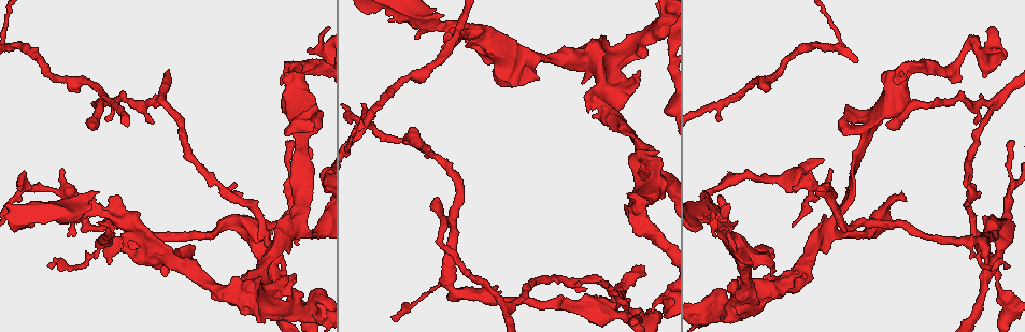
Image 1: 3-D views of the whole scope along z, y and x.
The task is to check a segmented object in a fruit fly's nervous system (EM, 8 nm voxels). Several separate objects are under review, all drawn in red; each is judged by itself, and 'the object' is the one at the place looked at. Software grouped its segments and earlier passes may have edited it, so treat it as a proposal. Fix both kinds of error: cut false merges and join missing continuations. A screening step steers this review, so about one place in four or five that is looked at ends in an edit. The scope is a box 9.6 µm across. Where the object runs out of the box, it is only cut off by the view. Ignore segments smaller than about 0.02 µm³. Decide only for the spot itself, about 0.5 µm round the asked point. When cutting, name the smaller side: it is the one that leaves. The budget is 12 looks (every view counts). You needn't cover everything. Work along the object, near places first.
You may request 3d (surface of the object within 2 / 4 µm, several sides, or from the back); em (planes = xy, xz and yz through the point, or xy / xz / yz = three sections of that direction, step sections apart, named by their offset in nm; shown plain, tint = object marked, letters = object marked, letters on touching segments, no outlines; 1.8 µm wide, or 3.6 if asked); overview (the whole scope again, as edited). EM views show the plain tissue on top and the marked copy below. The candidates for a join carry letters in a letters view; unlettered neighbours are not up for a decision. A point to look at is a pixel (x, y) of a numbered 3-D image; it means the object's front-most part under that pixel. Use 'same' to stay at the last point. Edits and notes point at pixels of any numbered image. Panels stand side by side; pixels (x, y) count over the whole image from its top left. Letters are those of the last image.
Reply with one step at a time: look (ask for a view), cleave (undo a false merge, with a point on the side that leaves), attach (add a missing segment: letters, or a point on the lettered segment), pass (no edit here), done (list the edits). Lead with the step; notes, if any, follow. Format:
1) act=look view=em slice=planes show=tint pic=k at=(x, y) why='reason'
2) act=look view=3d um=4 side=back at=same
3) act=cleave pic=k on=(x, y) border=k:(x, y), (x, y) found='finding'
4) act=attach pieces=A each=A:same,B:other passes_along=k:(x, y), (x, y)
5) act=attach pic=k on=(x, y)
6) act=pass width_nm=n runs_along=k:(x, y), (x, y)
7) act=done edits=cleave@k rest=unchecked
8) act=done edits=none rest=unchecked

act=look view=3d um=2 pic=1 at=(62, 172) why='free end'

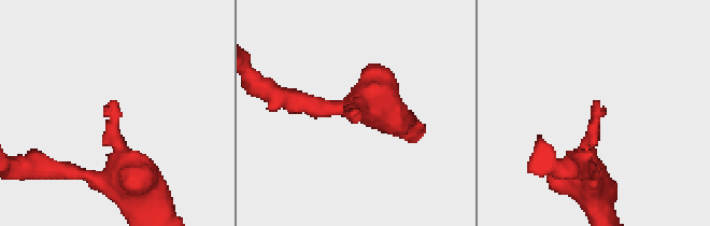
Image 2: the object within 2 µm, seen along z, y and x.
act=look view=em slice=planes show=letters pic=2 at=(355, 110) why='now the EM'

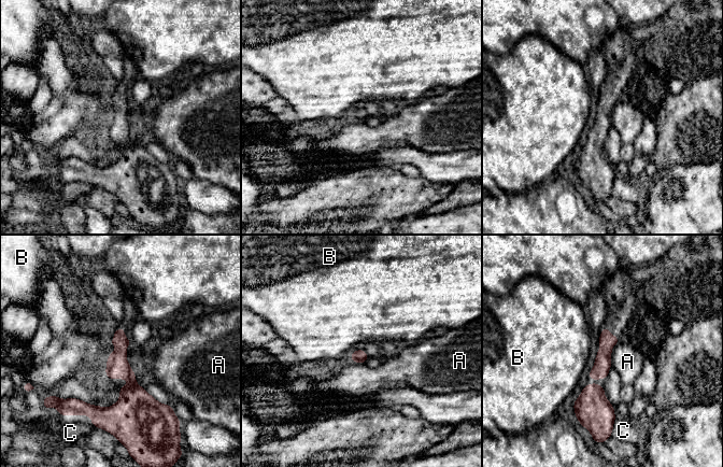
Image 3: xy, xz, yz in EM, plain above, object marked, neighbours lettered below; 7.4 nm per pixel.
act=pass each=A:other,B:other,C:other border=3:(349, 357), (364, 364) found='no lettered segment goes on from it'

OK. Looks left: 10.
act=look view=3d um=2 pic=1 at=(426, 23) why='sharp bend'

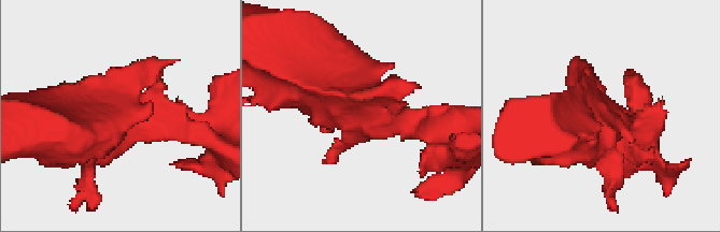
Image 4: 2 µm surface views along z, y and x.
act=look view=em slice=planes show=letters pic=4 at=(356, 108) why='need the tissue'

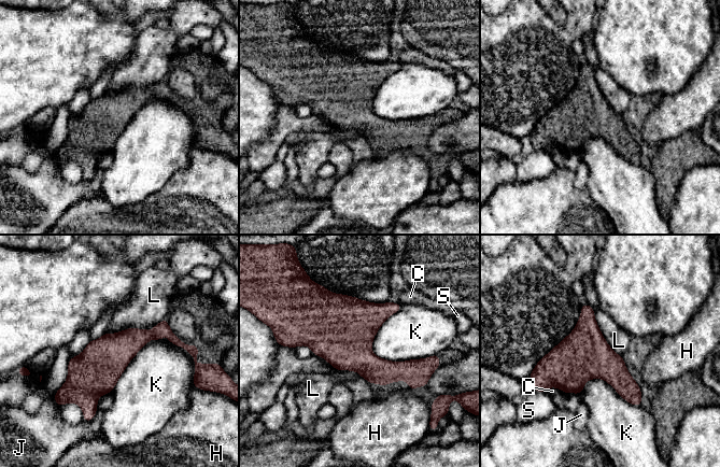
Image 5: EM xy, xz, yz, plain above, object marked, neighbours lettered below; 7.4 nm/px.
act=pass each=C:other,H:other,J:other,K:other,L:other,S:other runs_along=5:(180, 343), (142, 336), (64, 388) found='continuous, no second cell'

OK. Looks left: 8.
act=look view=em slice=xz step=4 show=tint pic=1 at=(819, 236) why='thick turns thin'

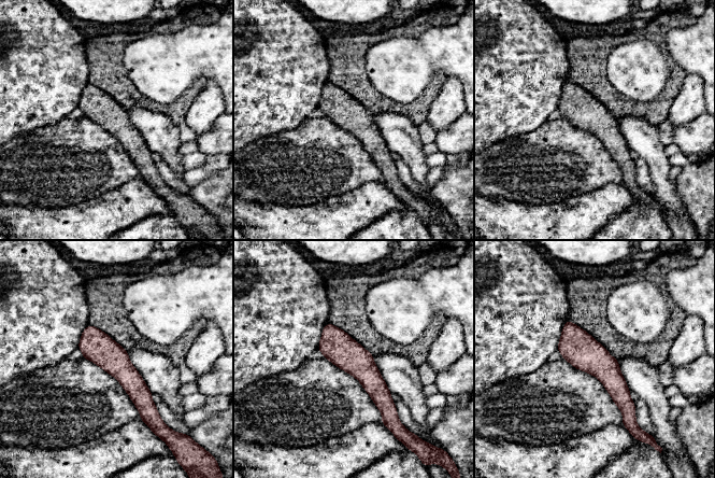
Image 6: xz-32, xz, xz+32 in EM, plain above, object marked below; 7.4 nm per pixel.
act=look view=em slice=planes show=tint at=same why='cut it another way'

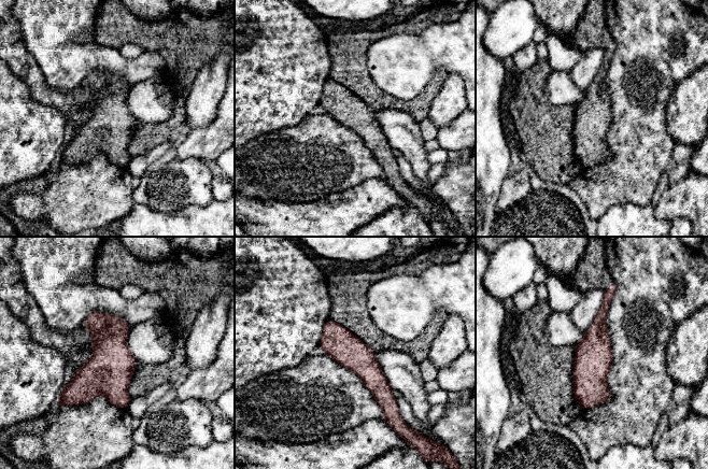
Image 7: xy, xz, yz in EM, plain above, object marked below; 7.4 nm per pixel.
act=look view=em slice=planes show=letters at=same why='what lies round it'

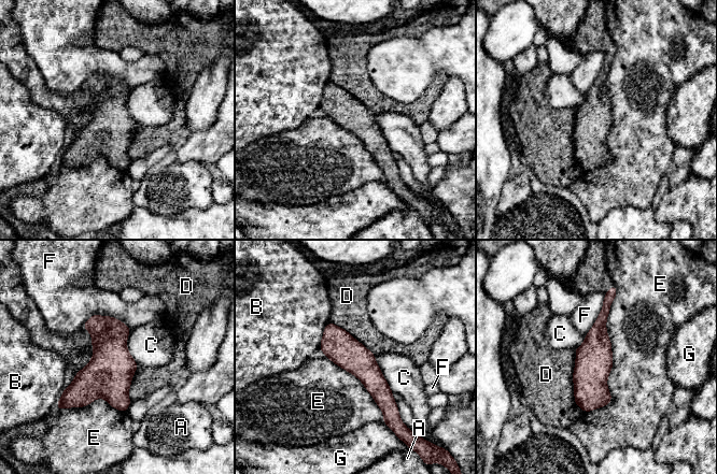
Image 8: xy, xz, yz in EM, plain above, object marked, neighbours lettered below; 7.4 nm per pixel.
act=pass each=A:other,B:other,C:other,D:other,E:other,F:other,G:other found='continuous, no second cell'

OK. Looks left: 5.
act=look view=em slice=planes show=letters pic=1 at=(993, 261) why='thin arm on a thick one'

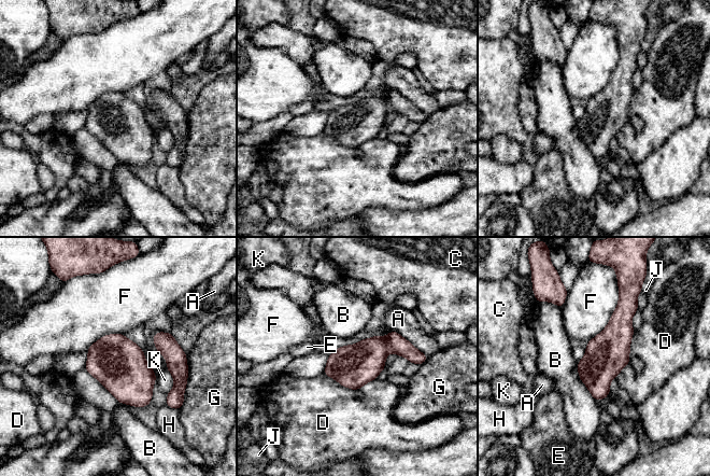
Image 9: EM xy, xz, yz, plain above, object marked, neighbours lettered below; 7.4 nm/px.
act=cleave pic=9 on=(398, 345) each=A:other,B:other,C:other,D:other,E:other,F:other,G:other,H:other,J:other,K:other border=9:(385, 337), (389, 351) found='two cells meet here'

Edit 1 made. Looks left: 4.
act=look view=em slice=xz step=8 show=tint pic=1 at=(633, 209) why='a fork'

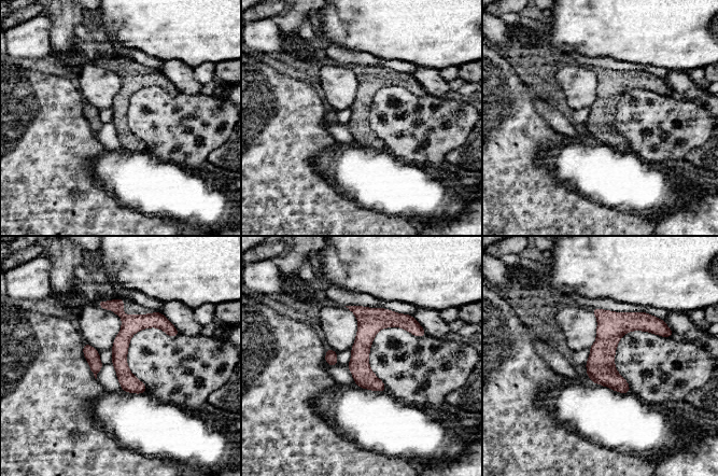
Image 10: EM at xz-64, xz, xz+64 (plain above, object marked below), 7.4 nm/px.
act=look view=em slice=planes show=letters at=same

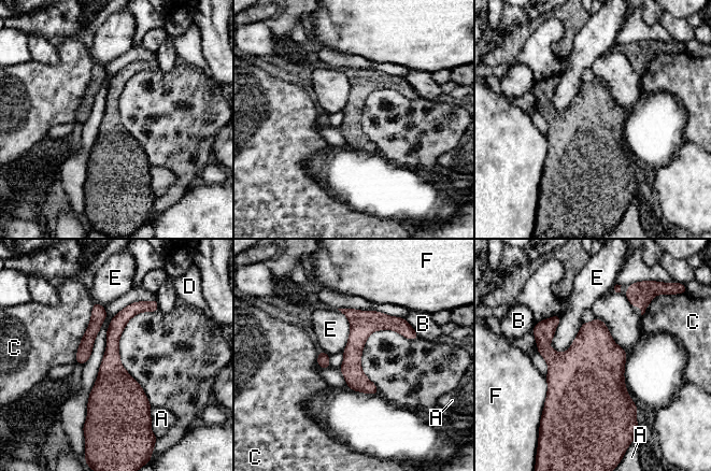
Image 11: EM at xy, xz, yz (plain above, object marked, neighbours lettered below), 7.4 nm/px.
act=pass width_nm=160 each=A:other,B:other,C:other,D:other,E:other,F:other border=11:(583, 323), (566, 351), (553, 348) found='one cell here'

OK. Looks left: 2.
act=done edits=cleave@9 rest=unchecked

